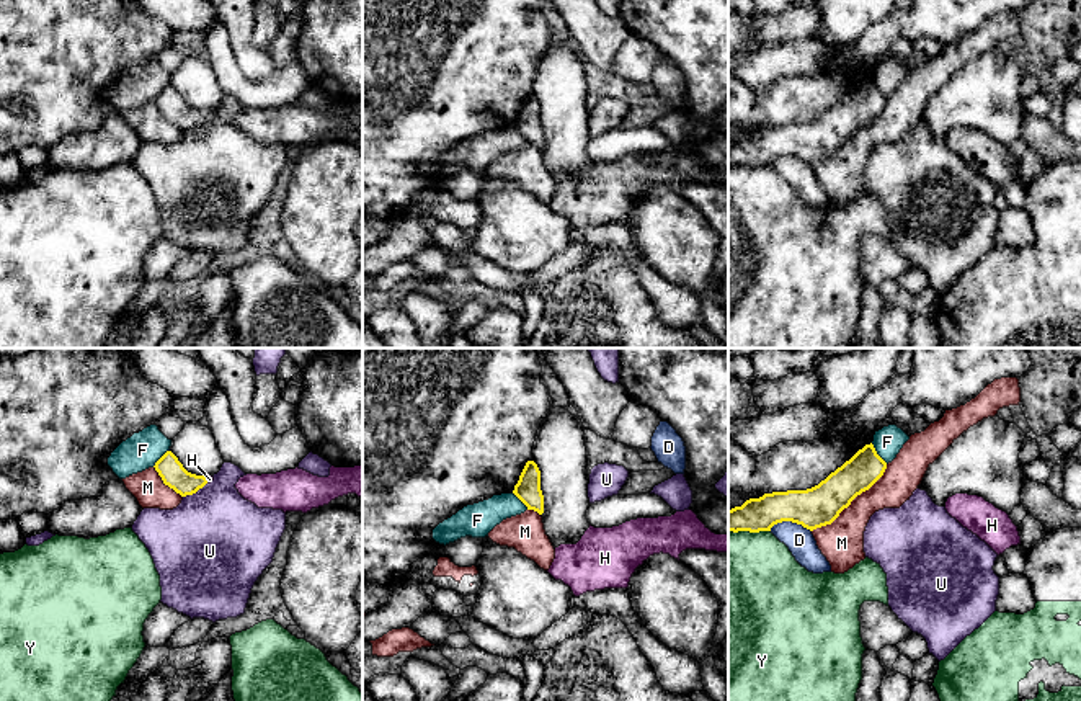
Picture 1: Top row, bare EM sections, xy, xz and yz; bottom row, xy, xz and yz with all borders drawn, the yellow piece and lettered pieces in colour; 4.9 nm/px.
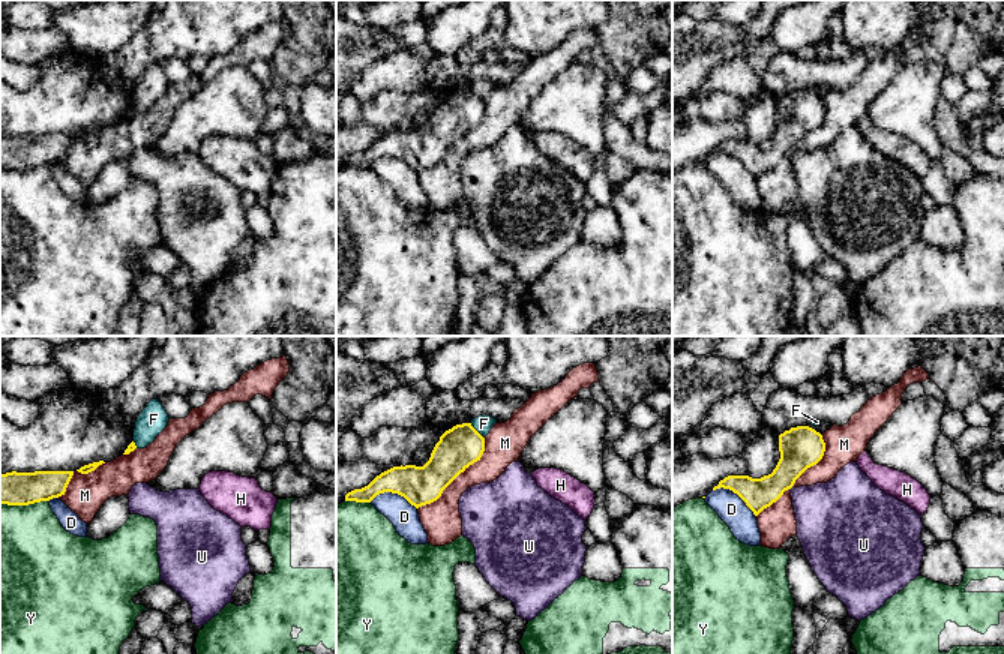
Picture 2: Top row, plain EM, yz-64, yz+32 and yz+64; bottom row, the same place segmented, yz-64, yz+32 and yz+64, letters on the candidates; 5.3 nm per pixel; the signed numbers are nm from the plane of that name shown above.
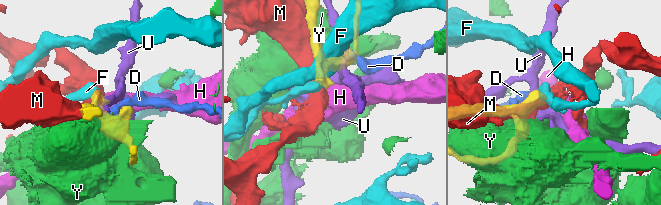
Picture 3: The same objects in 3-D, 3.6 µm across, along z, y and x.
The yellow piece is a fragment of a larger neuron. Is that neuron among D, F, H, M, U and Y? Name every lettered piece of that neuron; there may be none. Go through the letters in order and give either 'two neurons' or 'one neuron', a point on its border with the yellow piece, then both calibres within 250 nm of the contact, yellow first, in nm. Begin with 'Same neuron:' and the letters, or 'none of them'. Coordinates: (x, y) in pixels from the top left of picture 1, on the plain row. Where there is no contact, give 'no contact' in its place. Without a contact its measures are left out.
Same neuron: H
D: two neurons; contact yz (791, 154); calibres 200 and 140 nm
F: two neurons; contact yz (876, 87); calibres 170 and 140 nm
H: one neuron; contact xy (206, 115); calibres 120 and 30 nm
M: two neurons; contact yz (851, 134); calibres 200 and 220 nm
U: two neurons; contact xy (195, 126); calibres 120 and 480 nm
Y: two neurons; contact yz (750, 165); calibres 170 and 500 nm

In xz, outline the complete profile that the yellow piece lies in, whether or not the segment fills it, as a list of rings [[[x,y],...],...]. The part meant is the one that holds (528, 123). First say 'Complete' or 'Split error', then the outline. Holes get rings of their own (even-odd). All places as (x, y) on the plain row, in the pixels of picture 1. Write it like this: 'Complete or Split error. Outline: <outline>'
Complete. Outline: [[[527,95],[513,127],[527,141],[539,149],[544,147],[544,129],[540,124],[540,105],[534,95]]]

